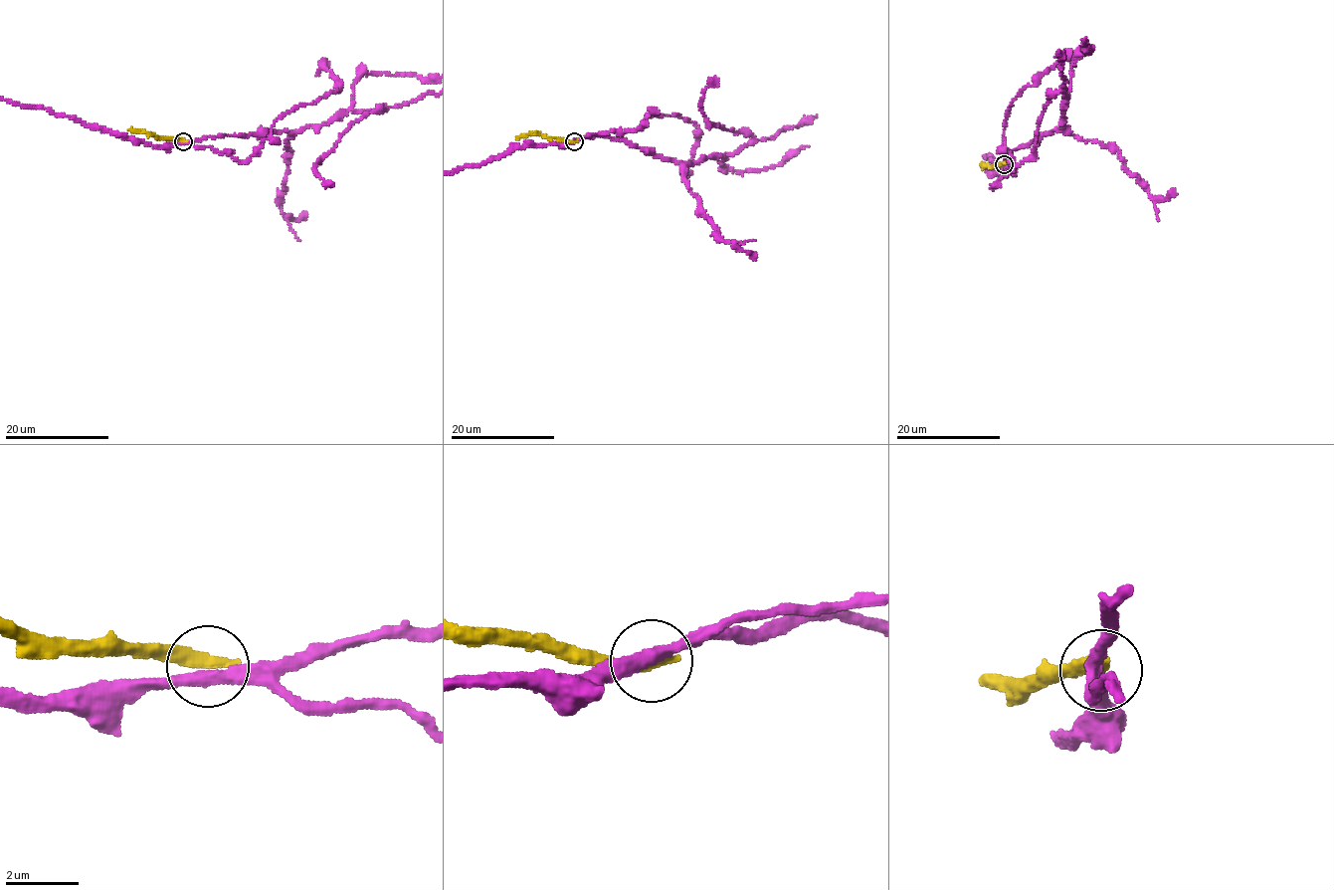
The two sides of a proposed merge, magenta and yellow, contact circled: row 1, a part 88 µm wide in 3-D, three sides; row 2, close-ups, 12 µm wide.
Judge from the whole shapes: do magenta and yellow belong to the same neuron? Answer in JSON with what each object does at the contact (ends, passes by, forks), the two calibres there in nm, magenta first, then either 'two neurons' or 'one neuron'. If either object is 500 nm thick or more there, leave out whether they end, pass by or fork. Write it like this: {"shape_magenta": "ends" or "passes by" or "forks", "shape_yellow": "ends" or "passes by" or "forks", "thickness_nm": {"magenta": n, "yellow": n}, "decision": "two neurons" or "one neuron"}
{"shape_magenta": "passes by", "shape_yellow": "ends", "thickness_nm": {"magenta": 340, "yellow": 400}, "decision": "two neurons"}

